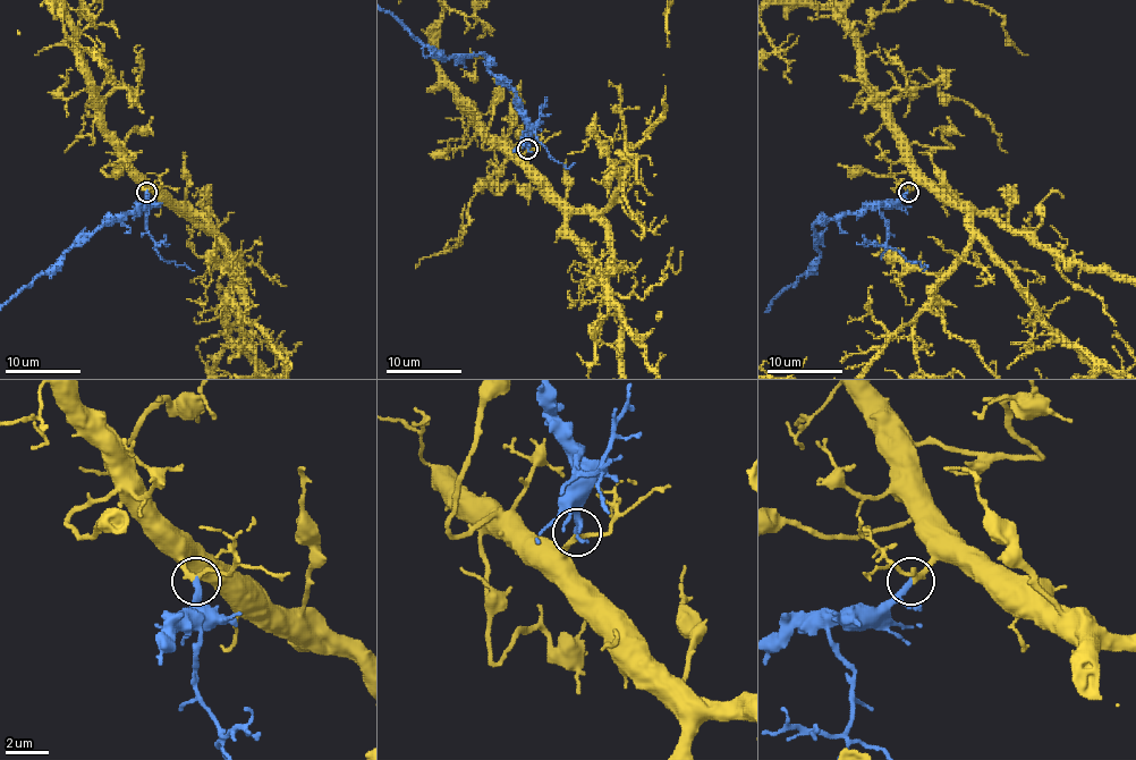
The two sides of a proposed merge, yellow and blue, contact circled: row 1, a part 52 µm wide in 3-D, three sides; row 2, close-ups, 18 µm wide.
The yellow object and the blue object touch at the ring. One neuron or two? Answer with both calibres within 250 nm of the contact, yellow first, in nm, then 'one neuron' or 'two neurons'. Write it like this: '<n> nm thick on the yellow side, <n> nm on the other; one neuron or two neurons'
240 nm thick on the yellow side, 220 nm on the other; one neuron

